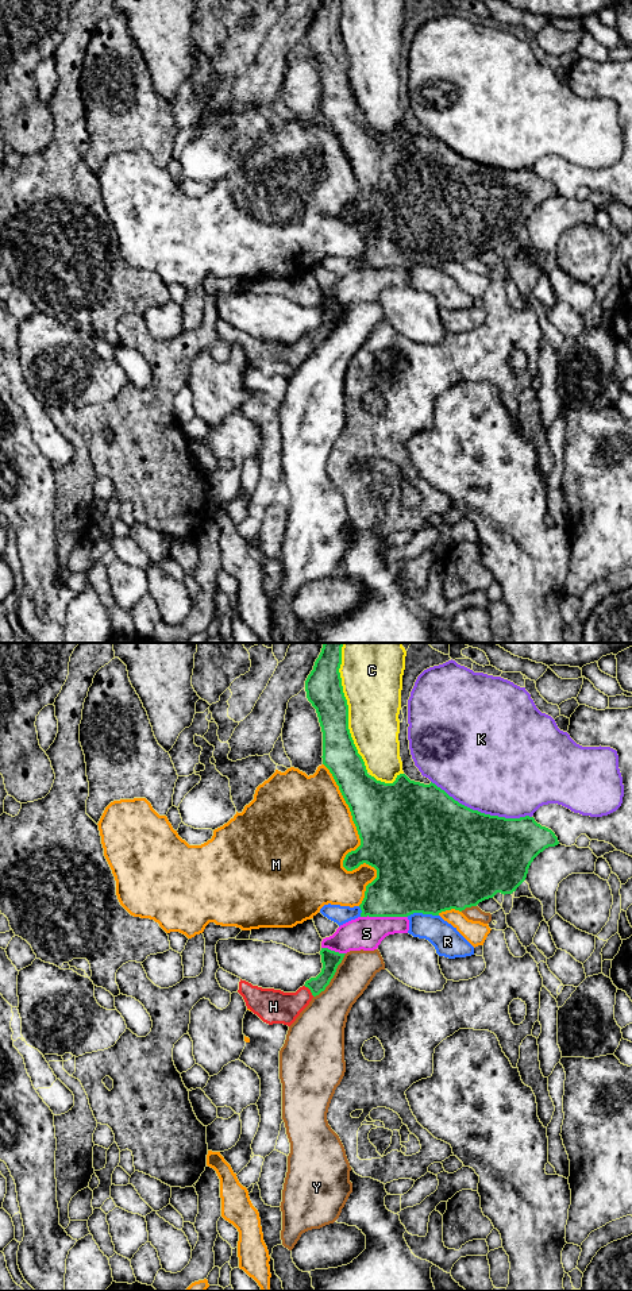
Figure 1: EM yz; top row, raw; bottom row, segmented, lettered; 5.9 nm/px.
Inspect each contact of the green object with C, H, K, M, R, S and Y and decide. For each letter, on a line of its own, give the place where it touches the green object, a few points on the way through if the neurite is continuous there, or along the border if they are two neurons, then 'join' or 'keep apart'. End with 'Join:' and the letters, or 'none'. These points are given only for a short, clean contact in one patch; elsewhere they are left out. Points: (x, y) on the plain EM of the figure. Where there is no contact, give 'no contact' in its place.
C: meets green in yz at (347, 62); keep apart
H: meets green in yz at (309, 340); runs through yz (330, 311), (328, 323), (309, 340), (288, 358), (273, 358); join
K: meets green in yz at (480, 164); keep apart
M: meets green in yz at (355, 201); keep apart
R: meets green in yz at (422, 264); keep apart
S: meets green in yz at (384, 268); keep apart
Y: meets green in yz at (332, 328); keep apart
Join: H

